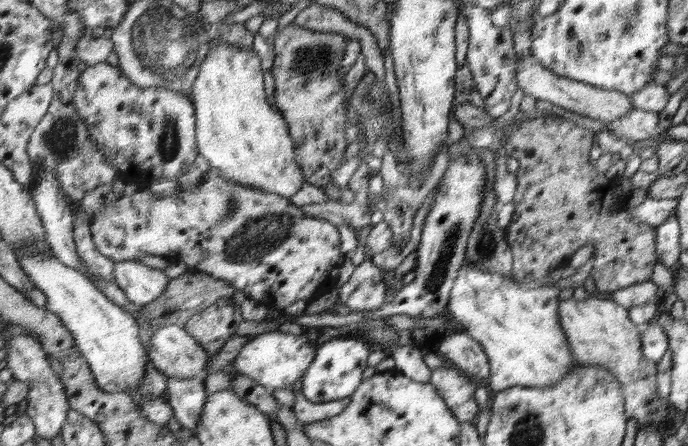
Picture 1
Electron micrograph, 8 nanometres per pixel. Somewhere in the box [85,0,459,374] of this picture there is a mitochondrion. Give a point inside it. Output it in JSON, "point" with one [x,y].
{"point":[167,46]}

